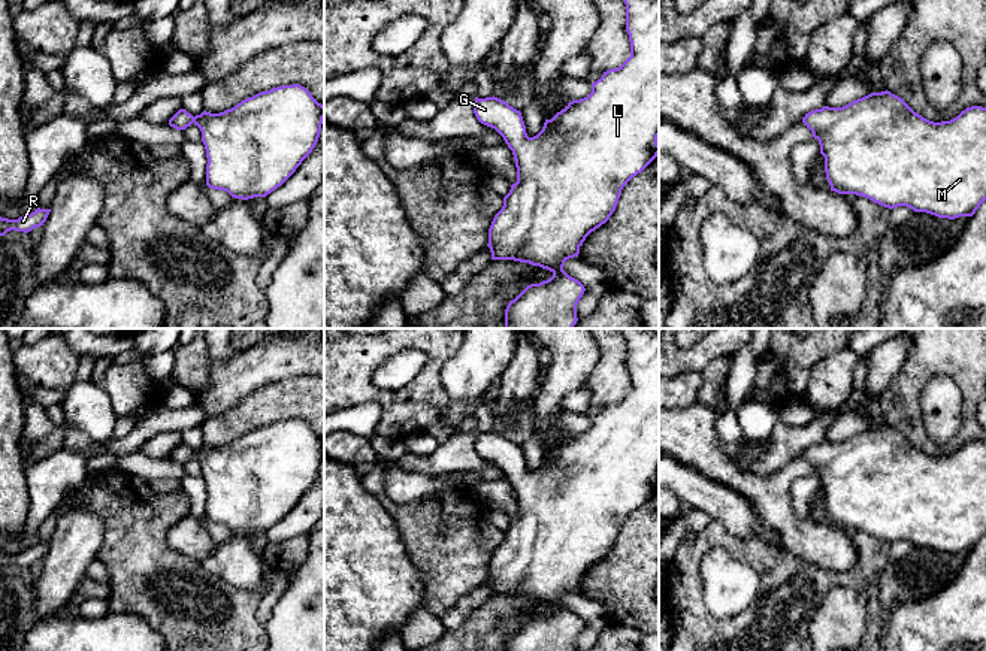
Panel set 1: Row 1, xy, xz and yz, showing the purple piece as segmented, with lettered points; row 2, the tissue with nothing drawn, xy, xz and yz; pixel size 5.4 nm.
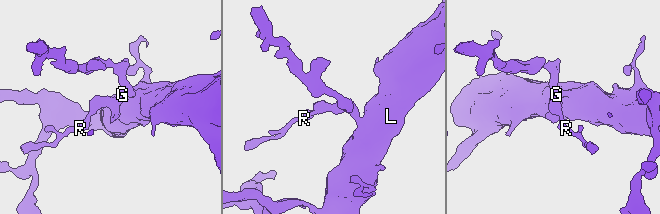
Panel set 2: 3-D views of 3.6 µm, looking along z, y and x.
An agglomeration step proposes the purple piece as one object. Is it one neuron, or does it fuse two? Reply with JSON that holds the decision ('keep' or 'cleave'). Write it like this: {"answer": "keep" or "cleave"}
{"answer": "keep"}

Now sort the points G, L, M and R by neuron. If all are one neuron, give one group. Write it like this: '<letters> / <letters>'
G L M R

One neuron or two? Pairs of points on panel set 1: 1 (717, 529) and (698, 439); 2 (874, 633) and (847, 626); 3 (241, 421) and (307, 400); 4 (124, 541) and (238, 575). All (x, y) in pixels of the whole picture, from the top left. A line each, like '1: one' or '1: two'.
1: two
2: two
3: one
4: two

